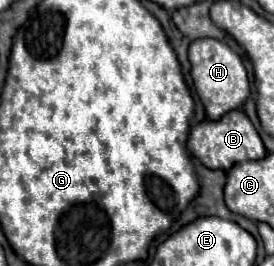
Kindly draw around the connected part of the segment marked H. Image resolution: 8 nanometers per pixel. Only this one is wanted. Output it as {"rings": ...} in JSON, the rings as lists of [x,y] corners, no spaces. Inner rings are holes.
{"rings":[[[213,38],[195,40],[189,46],[189,62],[191,62],[191,78],[195,92],[199,94],[209,120],[219,120],[225,112],[231,112],[245,104],[249,96],[247,70],[241,58],[227,44]]]}

